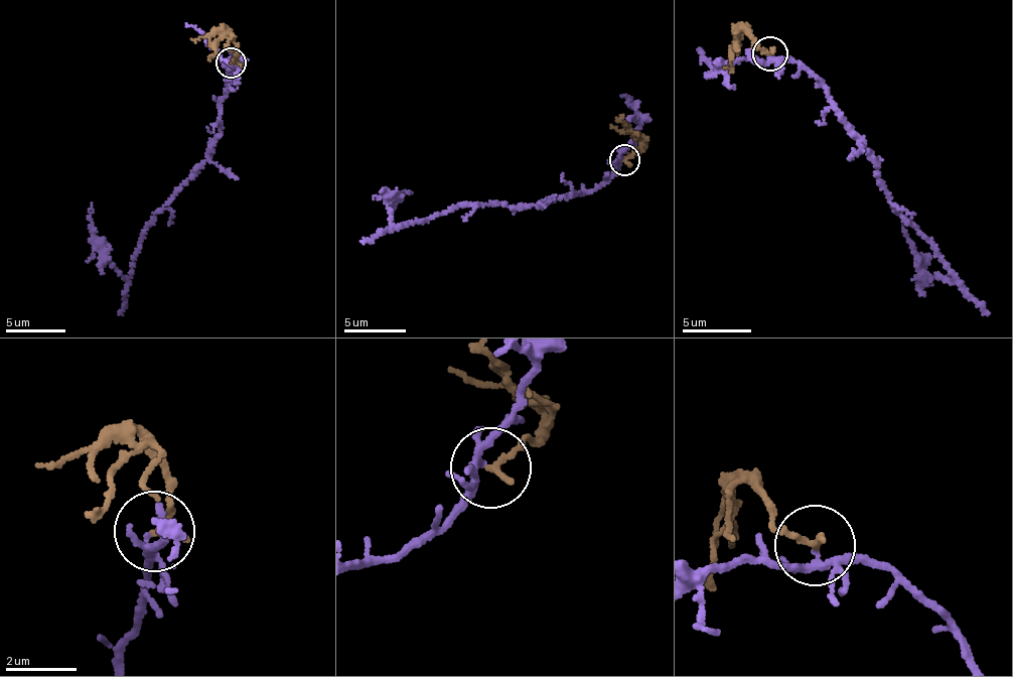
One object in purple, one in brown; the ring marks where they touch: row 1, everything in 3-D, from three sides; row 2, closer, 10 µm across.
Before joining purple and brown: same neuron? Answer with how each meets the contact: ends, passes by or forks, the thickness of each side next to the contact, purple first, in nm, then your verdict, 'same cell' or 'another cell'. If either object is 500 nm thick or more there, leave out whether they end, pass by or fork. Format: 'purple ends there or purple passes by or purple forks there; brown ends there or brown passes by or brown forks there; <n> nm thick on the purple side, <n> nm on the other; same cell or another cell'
purple forks there; brown ends there; 140 nm thick on the purple side, 220 nm on the other; another cell

